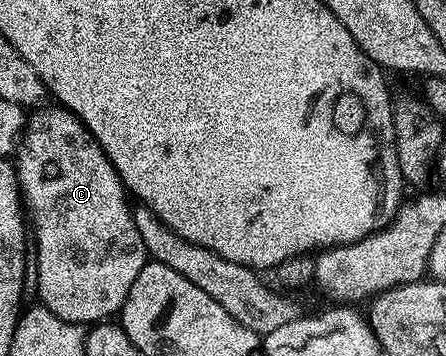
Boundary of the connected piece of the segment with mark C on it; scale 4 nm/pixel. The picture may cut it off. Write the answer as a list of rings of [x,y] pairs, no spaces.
[[[53,107],[54,109],[39,108],[37,111],[29,114],[25,130],[22,134],[22,140],[16,150],[17,156],[30,156],[29,161],[17,162],[16,172],[18,175],[18,192],[22,194],[25,208],[28,210],[29,220],[34,220],[32,229],[32,241],[36,246],[36,252],[39,259],[39,289],[37,300],[45,305],[48,311],[52,311],[60,319],[71,321],[83,327],[93,326],[95,323],[105,322],[107,319],[121,310],[124,299],[128,299],[128,291],[132,291],[132,283],[136,283],[136,275],[140,275],[140,271],[147,263],[148,254],[144,247],[144,239],[140,239],[140,231],[136,231],[136,223],[132,212],[132,201],[128,196],[128,190],[123,185],[120,175],[116,171],[116,167],[112,167],[112,163],[108,159],[108,155],[104,153],[98,141],[90,134],[85,123],[71,113],[65,107]]]

